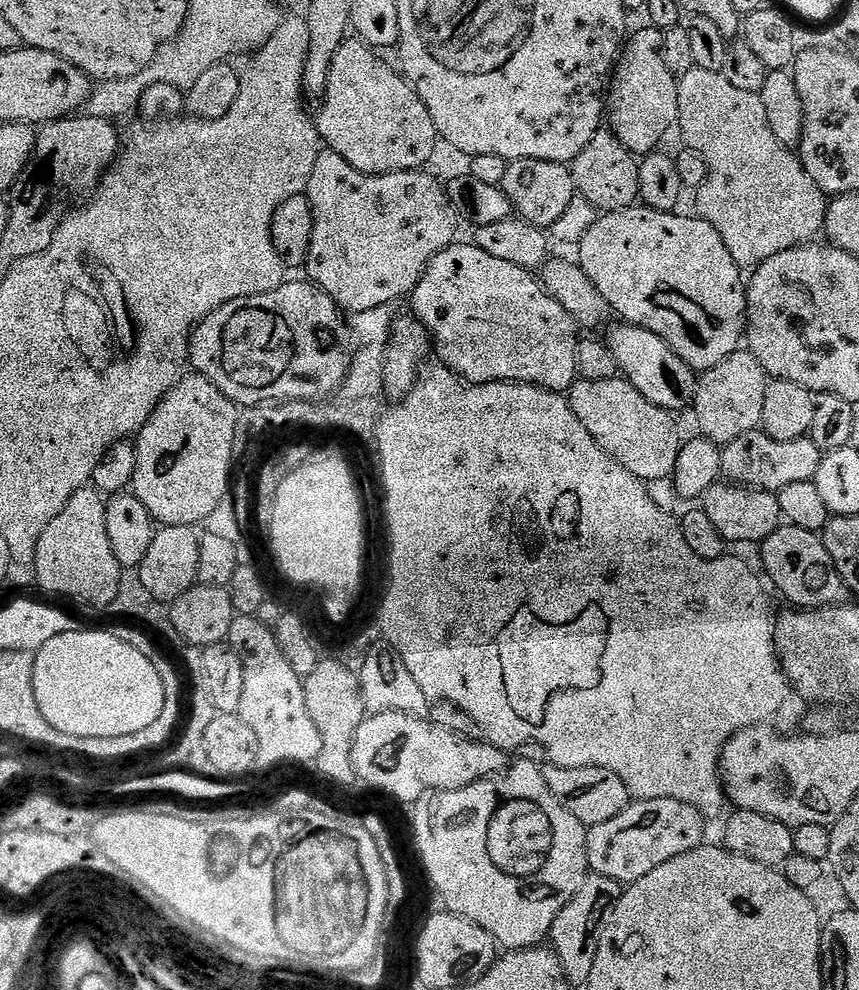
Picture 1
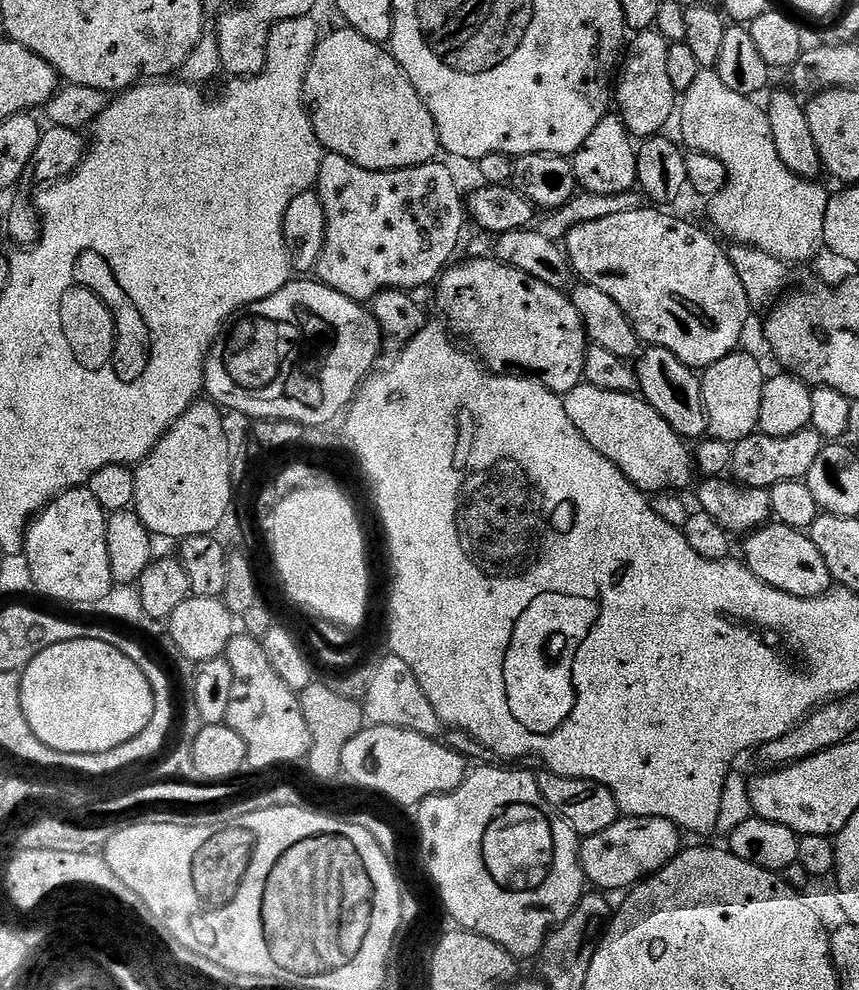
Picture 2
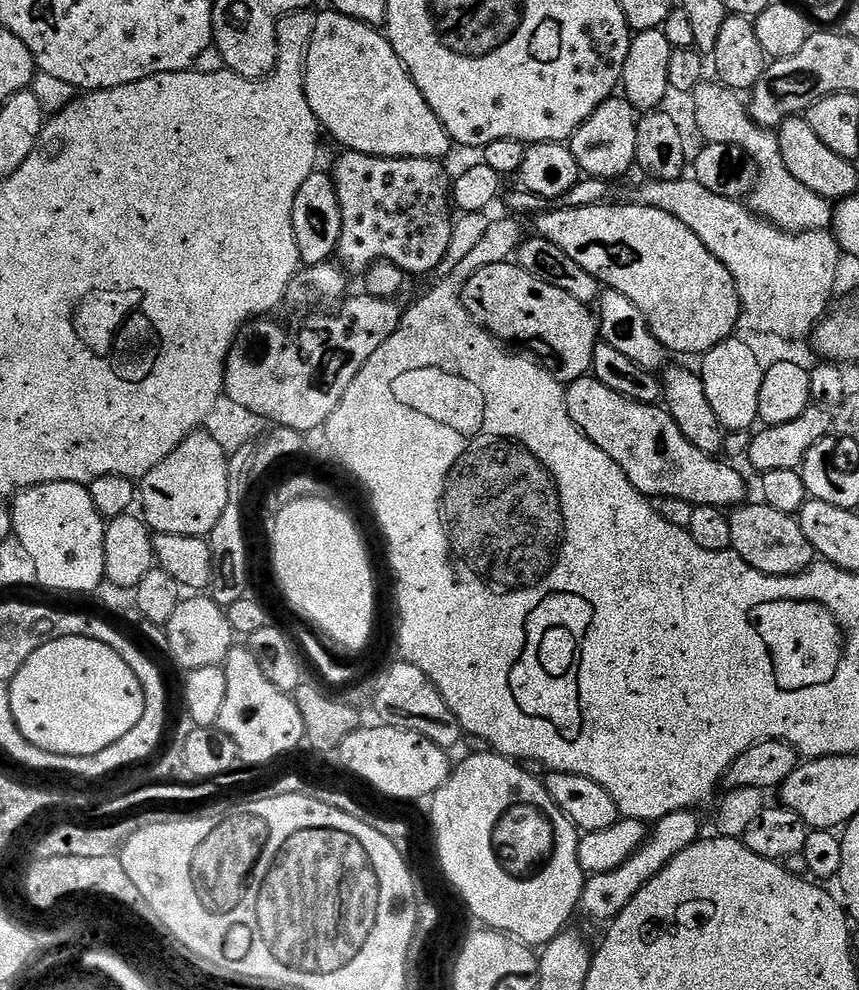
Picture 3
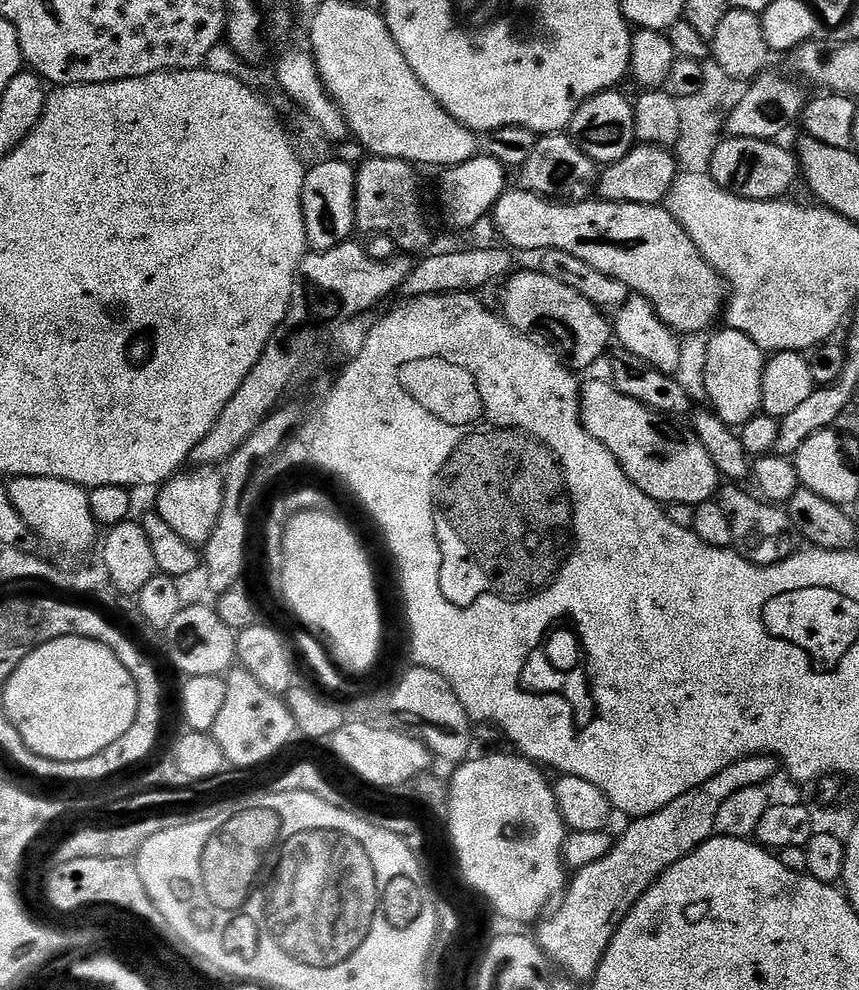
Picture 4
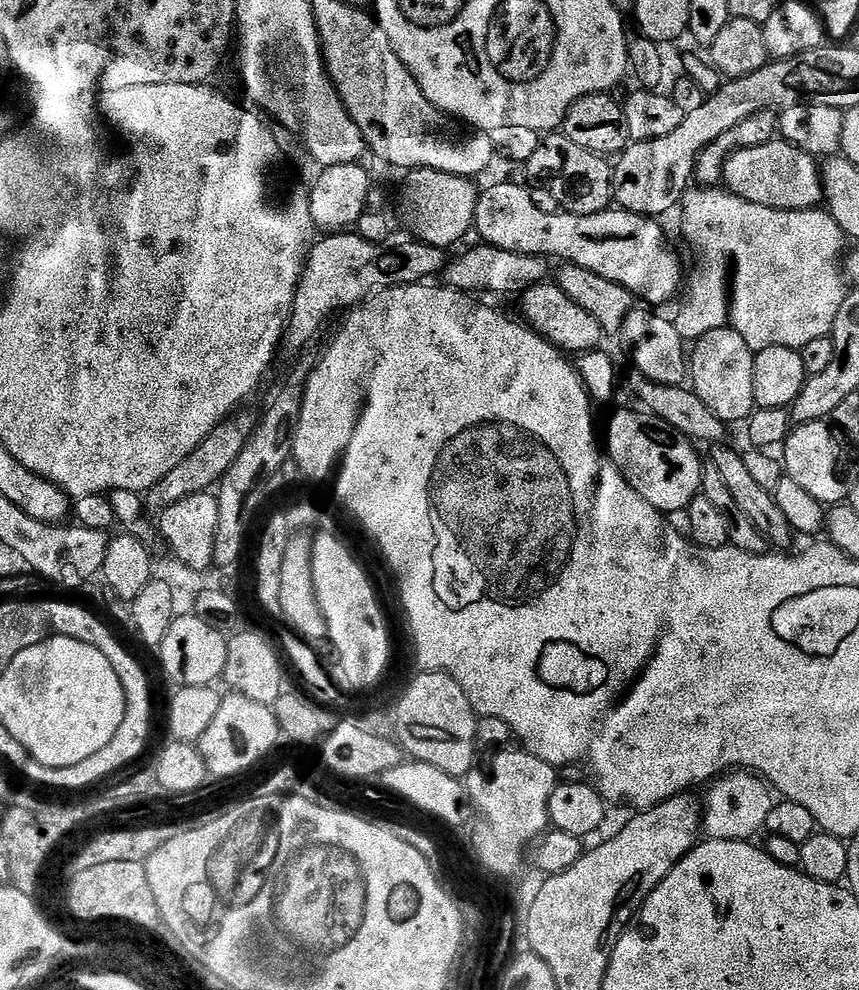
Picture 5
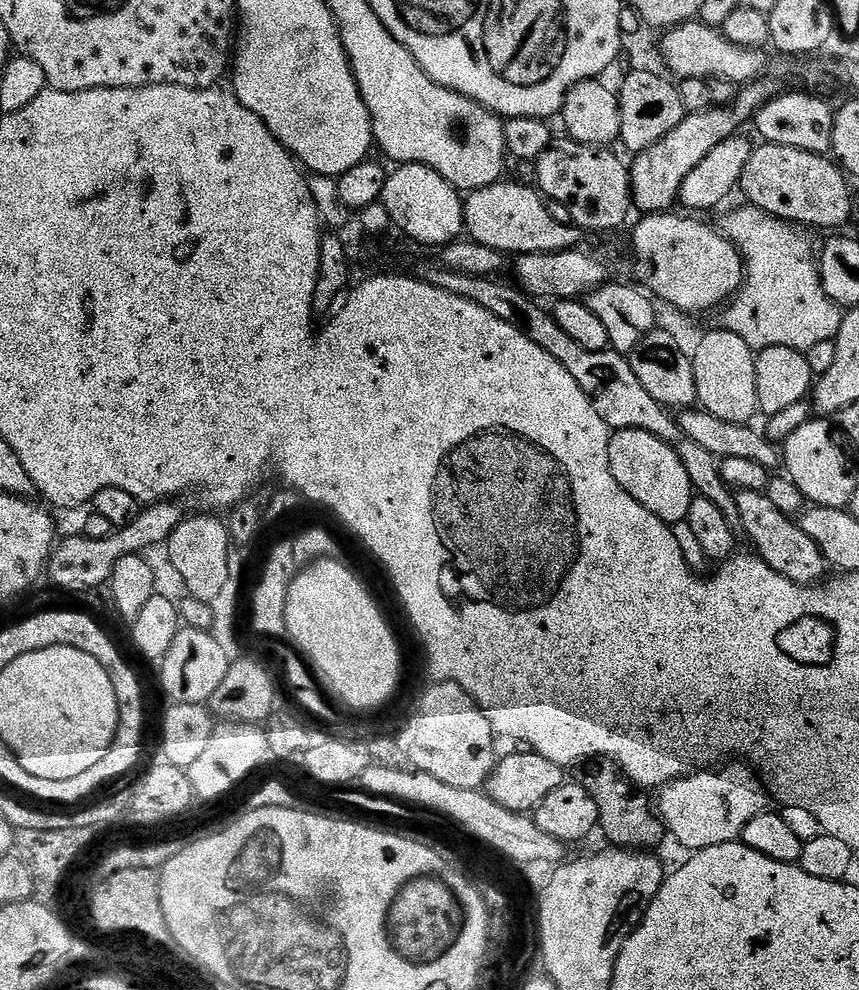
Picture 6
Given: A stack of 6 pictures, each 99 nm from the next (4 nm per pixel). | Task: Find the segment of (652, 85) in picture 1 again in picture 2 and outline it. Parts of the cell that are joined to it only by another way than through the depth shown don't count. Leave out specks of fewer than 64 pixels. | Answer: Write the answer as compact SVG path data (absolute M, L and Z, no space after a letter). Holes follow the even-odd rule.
M649 30L635 33L623 53L614 84L614 104L617 109L620 107L618 115L633 138L661 135L671 120L673 123L678 108L678 93L670 83L670 73L666 70L668 46L668 40L662 38L660 32Z

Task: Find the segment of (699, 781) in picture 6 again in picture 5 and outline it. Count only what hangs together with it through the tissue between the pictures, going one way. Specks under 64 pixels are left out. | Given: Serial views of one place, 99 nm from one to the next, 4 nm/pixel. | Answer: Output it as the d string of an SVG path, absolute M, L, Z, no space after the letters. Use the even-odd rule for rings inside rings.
M736 770L731 774L721 775L708 790L708 797L705 795L702 800L704 805L702 832L707 839L751 841L756 838L752 836L765 831L764 823L766 818L770 818L774 792L761 777L748 770Z

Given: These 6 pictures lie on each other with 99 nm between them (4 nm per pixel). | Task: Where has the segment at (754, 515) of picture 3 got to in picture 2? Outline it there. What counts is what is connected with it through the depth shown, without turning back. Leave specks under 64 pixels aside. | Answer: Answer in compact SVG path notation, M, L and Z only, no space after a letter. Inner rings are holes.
M769 522L755 529L745 540L748 541L744 544L743 563L758 578L762 578L762 582L798 598L814 598L833 587L834 581L826 566L826 558L822 558L807 531Z

